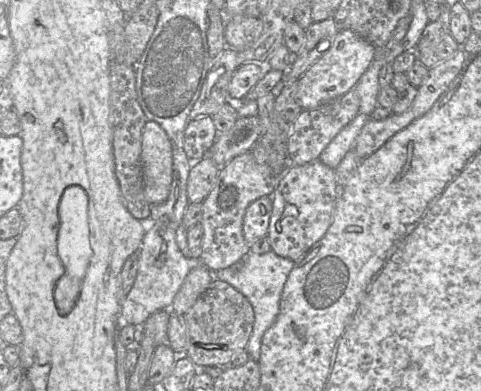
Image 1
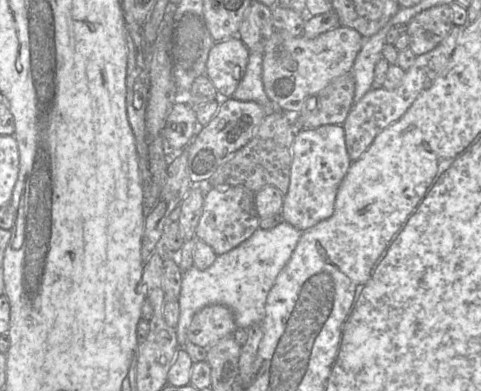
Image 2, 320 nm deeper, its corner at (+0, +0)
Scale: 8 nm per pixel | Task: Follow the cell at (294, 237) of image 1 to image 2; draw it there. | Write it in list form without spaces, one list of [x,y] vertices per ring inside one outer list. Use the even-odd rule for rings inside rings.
[[[328,124],[317,128],[295,129],[289,188],[284,195],[281,210],[283,221],[305,231],[331,217],[339,186],[351,163],[342,125]]]

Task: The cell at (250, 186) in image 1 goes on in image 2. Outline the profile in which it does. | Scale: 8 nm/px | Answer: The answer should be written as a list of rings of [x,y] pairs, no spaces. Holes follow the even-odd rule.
[[[240,185],[208,187],[205,190],[202,214],[196,228],[196,239],[208,244],[218,256],[250,238],[259,228],[261,219],[255,205],[255,193]]]

